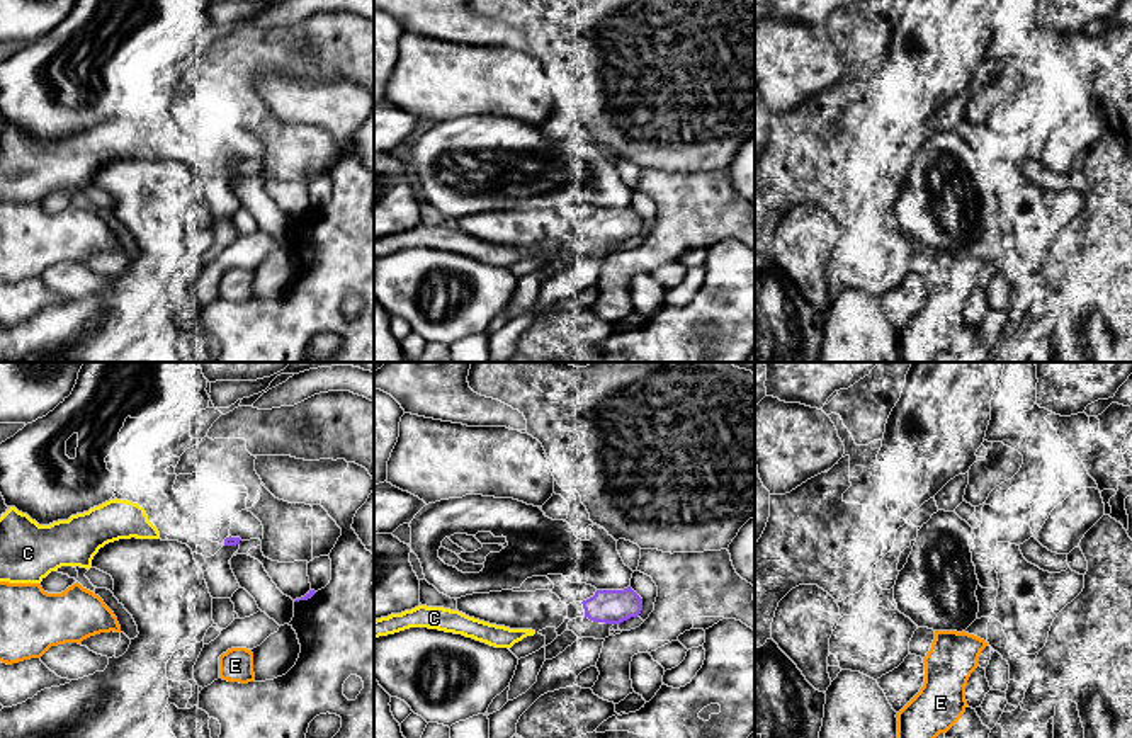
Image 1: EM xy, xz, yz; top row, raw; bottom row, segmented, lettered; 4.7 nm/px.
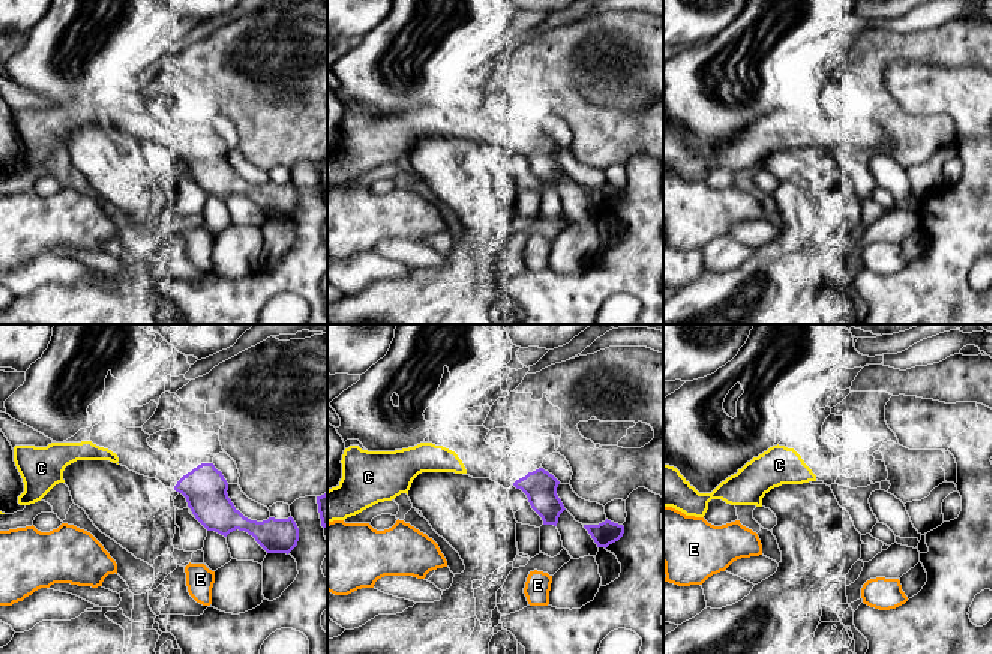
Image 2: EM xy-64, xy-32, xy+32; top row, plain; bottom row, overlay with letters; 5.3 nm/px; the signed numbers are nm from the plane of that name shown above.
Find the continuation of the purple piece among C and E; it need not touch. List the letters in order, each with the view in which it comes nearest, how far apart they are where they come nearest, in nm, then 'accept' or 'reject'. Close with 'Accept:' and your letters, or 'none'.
C: xz | 260 nm | accept
E: xy | 320 nm | reject
Accept: C

